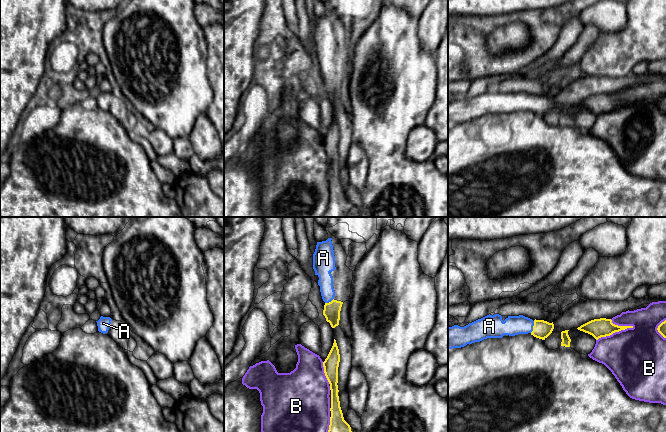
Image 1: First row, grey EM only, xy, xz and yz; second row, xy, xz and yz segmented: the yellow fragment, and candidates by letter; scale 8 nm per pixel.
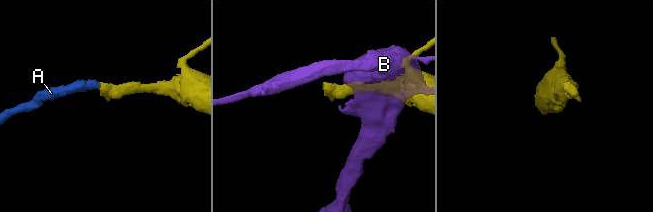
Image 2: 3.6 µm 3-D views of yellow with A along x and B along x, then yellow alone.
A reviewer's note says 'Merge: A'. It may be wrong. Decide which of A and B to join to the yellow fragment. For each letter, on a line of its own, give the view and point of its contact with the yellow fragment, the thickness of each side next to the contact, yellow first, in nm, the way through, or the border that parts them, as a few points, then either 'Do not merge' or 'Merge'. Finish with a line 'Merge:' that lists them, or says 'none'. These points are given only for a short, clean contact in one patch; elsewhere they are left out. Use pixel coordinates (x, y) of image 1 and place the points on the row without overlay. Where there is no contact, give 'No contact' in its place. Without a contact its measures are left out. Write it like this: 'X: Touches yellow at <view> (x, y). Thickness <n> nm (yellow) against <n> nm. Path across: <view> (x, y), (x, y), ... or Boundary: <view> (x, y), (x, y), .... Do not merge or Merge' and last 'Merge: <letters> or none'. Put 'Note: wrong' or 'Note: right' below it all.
A: Touches yellow at yz (533, 103). Thickness 150 nm (yellow) against 160 nm. Path across: yz (542, 105), (533, 103), (513, 101). Merge
B: Touches yellow at yz (614, 108). Thickness 150 nm (yellow) against 460 nm. Do not merge
Merge: A
Note: right

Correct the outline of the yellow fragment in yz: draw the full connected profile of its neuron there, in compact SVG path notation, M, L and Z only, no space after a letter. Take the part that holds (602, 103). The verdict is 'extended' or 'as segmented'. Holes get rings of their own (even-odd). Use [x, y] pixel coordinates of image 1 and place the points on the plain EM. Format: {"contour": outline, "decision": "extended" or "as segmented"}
{"contour": "M600 94L591 96L577 105L592 111L596 116L601 113L610 112L615 108L633 104L633 102L618 102L612 99L611 95Z", "decision": "as segmented"}

